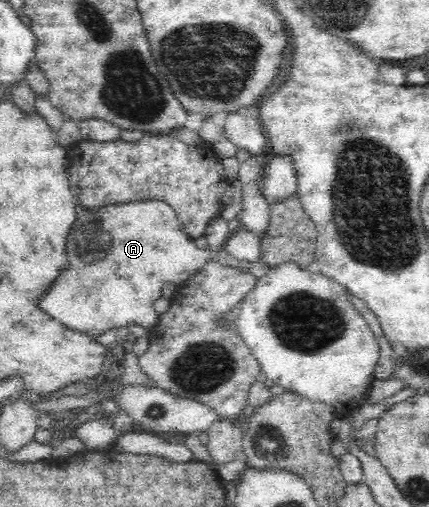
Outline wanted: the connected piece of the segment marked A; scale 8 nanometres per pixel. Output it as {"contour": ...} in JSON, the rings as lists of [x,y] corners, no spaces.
{"contour":[[[145,199],[140,201],[131,201],[128,203],[115,203],[108,204],[105,207],[99,207],[98,209],[86,209],[83,216],[77,216],[71,232],[67,236],[67,268],[60,270],[57,276],[57,280],[53,280],[51,288],[39,298],[39,308],[45,310],[49,316],[58,320],[61,324],[65,325],[71,330],[77,332],[84,332],[89,336],[99,336],[111,328],[119,328],[121,326],[129,326],[129,324],[138,324],[143,328],[151,331],[157,324],[159,324],[160,314],[155,311],[153,304],[161,296],[161,286],[164,282],[173,281],[177,284],[182,284],[186,280],[193,278],[207,262],[213,256],[213,252],[209,249],[198,248],[193,239],[191,239],[185,231],[181,228],[179,221],[177,220],[177,213],[173,211],[173,207],[169,206],[169,203],[159,199]]]}

